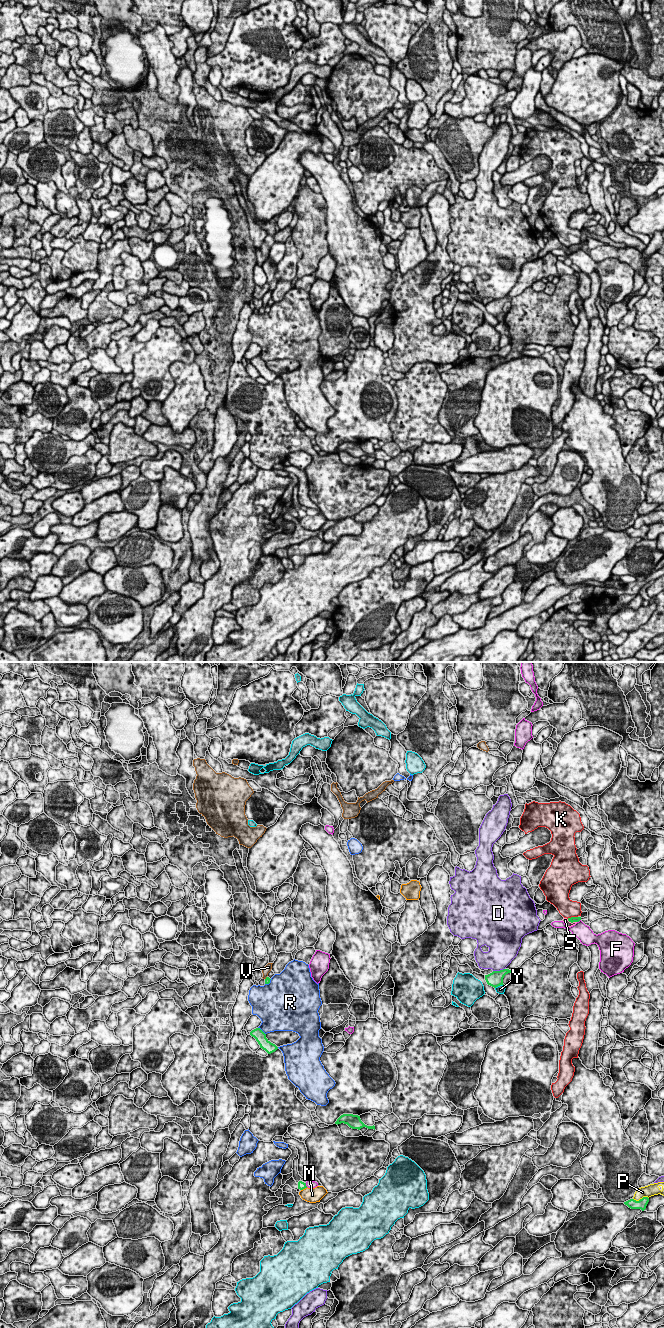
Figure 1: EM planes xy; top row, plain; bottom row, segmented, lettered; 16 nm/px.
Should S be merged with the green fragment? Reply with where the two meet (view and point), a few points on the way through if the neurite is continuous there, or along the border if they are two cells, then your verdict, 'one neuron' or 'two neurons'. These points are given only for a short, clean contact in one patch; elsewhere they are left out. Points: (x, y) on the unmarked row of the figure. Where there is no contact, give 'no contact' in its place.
xy (572, 250) | along xy (567, 247), (571, 250), (576, 250) | two neurons

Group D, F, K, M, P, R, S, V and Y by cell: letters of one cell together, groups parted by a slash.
D / F / K / M / P / R / S / V / Y

